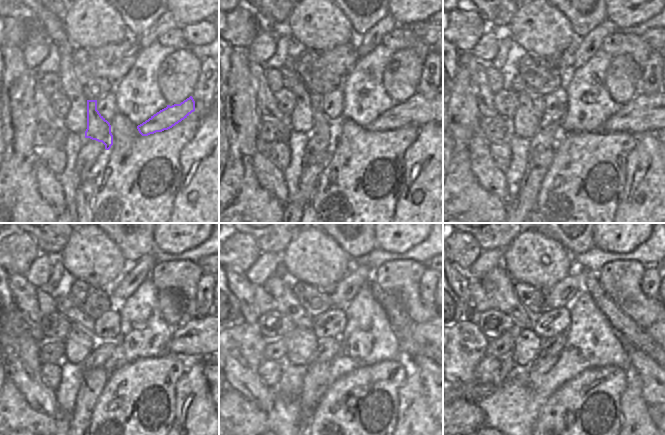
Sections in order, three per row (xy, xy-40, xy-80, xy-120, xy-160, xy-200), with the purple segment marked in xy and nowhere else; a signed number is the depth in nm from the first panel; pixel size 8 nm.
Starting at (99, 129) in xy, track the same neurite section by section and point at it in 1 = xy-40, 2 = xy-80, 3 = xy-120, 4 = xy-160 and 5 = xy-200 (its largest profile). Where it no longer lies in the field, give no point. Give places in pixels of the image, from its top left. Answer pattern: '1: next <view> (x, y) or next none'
1: next xy-40 (321, 124)
2: next xy-80 (515, 82)
3: next xy-120 (66, 306)
4: next xy-160 (287, 304)
5: next xy-200 (498, 284)

